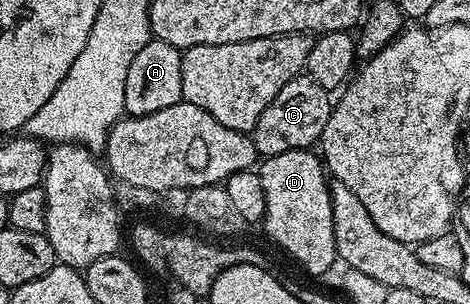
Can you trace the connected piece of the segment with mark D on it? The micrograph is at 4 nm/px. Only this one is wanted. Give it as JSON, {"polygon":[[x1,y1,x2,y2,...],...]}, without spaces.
{"polygon":[[310,148,282,151,258,162,257,172,264,188,265,209,261,228,300,265,317,279,333,263,333,211,329,177,318,152]]}

